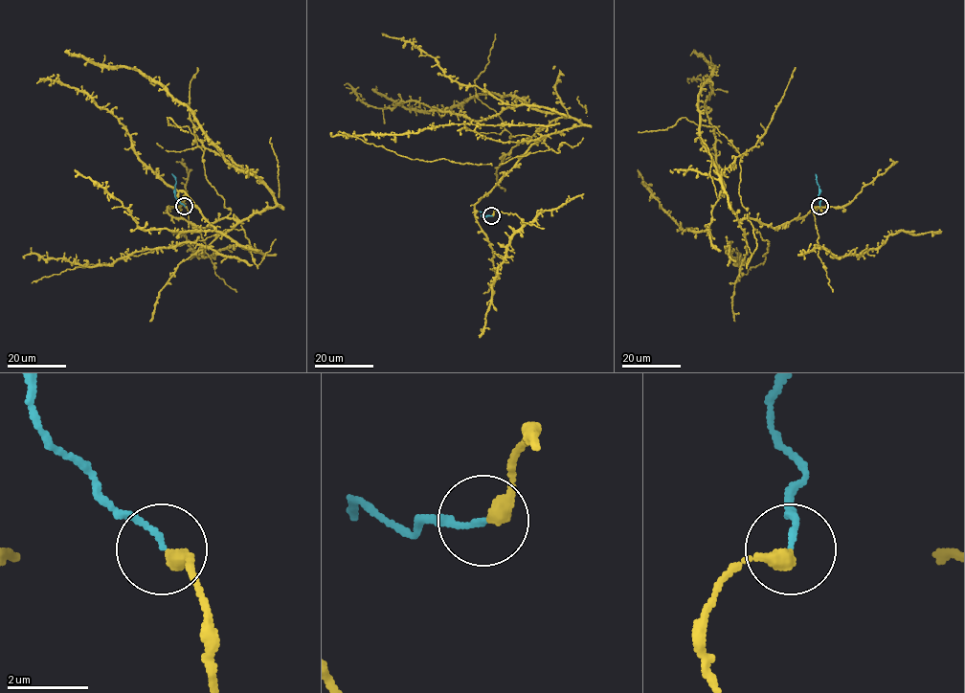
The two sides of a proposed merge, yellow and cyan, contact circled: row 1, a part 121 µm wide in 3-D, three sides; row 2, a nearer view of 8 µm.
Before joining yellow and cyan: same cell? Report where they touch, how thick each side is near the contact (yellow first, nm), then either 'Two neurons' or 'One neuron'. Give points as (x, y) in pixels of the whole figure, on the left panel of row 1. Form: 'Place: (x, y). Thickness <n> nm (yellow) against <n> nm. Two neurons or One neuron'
Place: (184, 206). Thickness 400 nm (yellow) against 120 nm. One neuron

